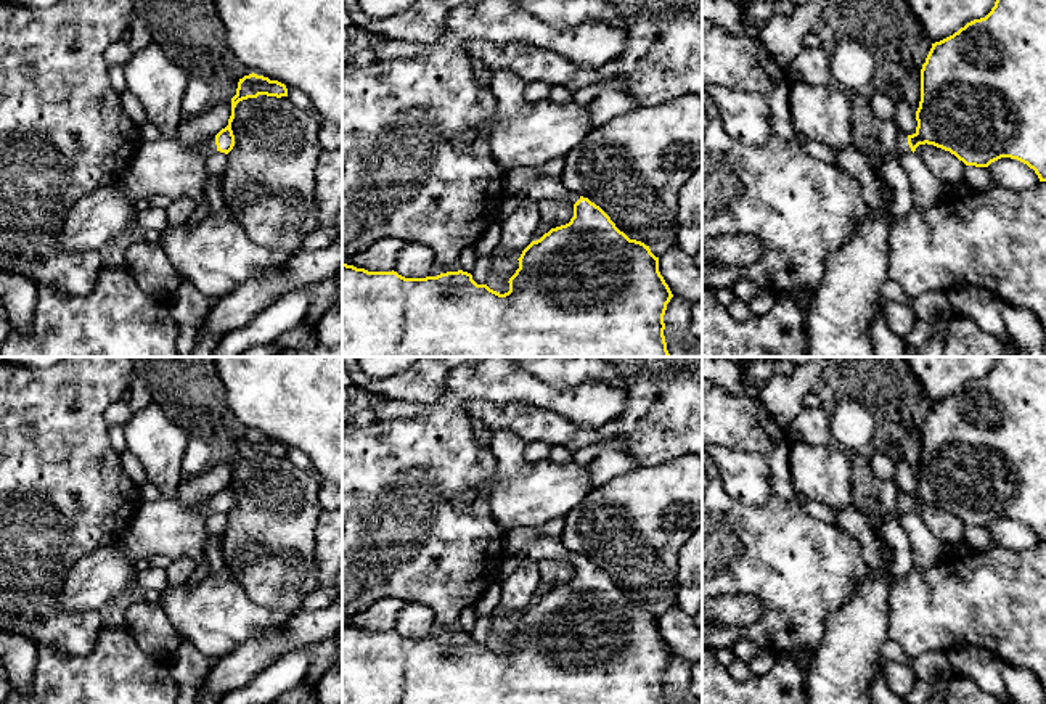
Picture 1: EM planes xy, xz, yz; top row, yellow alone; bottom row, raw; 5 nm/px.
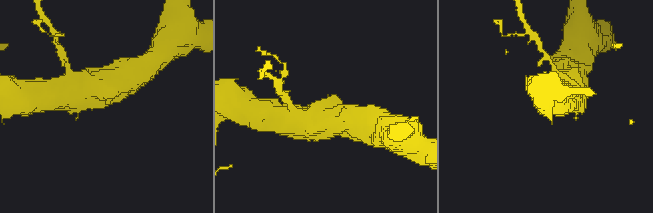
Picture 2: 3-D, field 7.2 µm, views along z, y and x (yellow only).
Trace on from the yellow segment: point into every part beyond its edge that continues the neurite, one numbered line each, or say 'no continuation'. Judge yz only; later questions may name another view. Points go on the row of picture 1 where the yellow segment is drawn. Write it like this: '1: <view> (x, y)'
1: yz (903, 147)

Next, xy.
1: xy (167, 167)

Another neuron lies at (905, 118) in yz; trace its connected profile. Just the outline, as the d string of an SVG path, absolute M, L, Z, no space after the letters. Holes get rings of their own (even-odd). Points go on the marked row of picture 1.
M881 85L877 92L884 92L892 100L895 108L895 122L898 129L906 135L916 133L917 127L916 113L906 103L905 96L893 90L884 90Z

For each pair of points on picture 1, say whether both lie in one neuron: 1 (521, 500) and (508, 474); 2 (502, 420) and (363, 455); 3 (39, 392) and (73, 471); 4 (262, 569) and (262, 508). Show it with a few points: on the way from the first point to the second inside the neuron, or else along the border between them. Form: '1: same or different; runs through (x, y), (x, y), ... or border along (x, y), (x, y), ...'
1: same; runs through (519, 494), (514, 481)
2: different; border along (508, 402), (473, 402), (468, 409)
3: same; runs through (39, 412), (39, 437), (53, 452)
4: same; runs through (262, 555), (262, 523)

